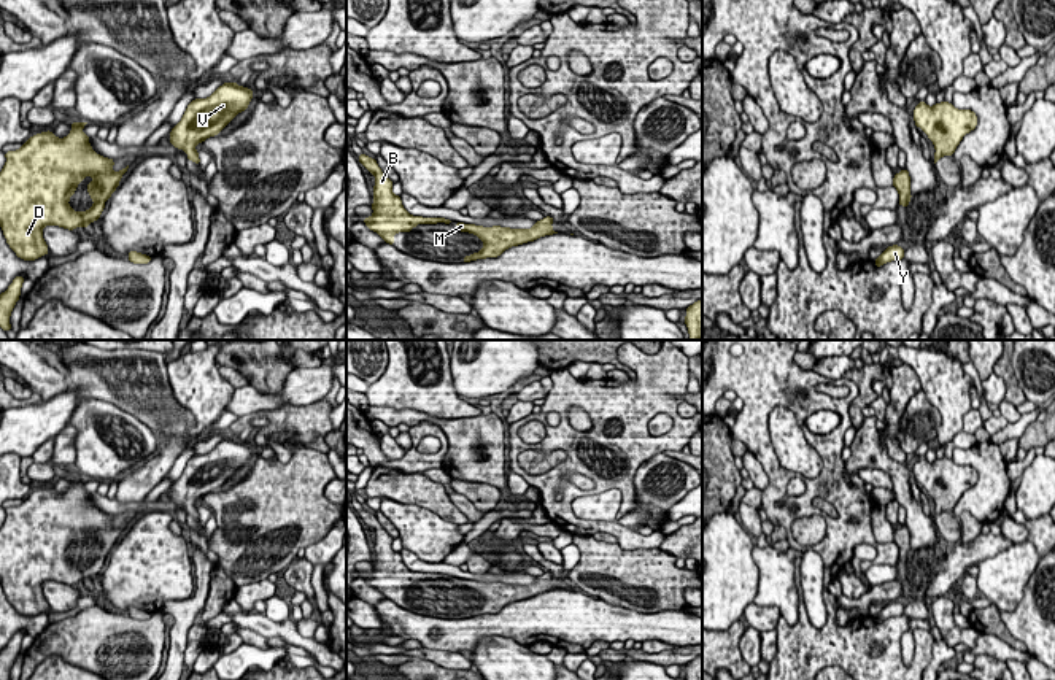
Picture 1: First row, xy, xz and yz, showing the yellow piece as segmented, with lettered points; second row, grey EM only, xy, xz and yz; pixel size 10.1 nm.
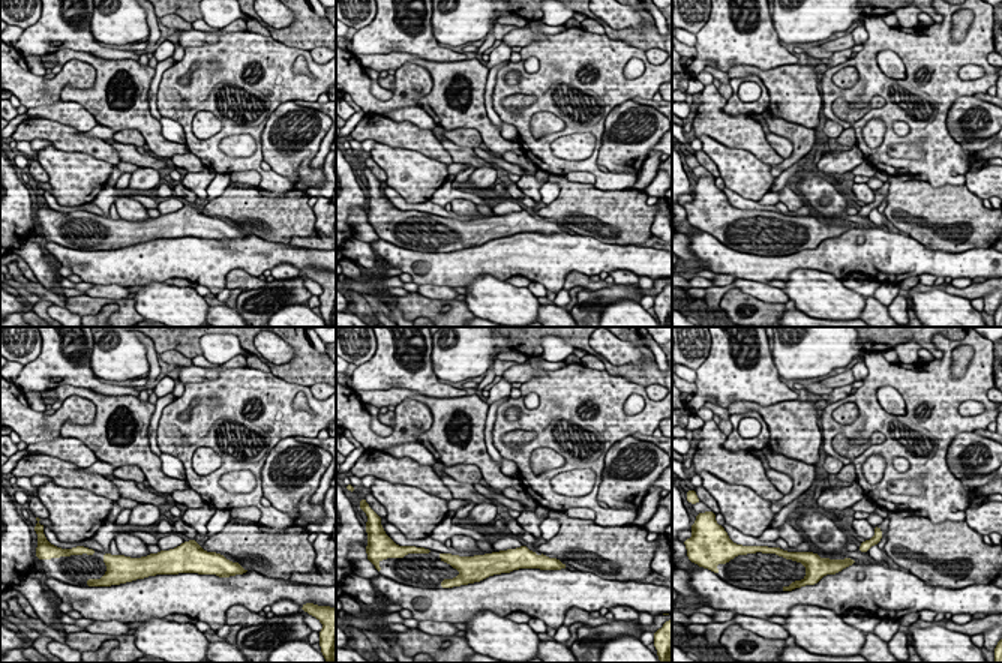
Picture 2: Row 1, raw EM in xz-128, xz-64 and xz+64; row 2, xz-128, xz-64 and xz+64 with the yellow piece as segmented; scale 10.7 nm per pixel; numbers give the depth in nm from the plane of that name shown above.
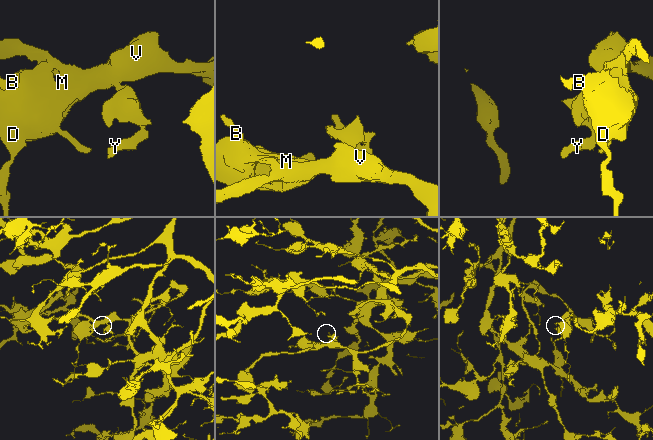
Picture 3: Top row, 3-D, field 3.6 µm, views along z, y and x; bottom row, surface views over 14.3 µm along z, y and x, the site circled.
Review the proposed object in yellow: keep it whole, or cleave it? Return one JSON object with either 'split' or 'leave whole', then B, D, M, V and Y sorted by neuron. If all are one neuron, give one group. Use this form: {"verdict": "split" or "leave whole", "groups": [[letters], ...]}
{"verdict": "leave whole", "groups": [["B", "D", "M", "V", "Y"]]}

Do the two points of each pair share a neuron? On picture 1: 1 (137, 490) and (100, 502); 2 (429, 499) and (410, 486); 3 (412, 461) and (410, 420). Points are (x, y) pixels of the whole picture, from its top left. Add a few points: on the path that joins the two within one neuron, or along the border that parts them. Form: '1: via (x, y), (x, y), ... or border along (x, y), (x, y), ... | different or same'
1: border along (115, 498), (121, 502), (142, 502) | different
2: via (425, 494), (415, 488) | same
3: border along (410, 426), (434, 423), (447, 436) | different

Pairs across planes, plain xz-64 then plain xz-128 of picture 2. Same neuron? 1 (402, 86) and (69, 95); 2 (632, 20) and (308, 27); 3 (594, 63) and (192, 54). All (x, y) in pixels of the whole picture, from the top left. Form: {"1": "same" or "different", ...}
{"1": "different", "2": "different", "3": "same"}

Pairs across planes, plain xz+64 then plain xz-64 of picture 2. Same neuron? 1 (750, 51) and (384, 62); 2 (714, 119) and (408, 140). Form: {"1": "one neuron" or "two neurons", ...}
{"1": "two neurons", "2": "one neuron"}

